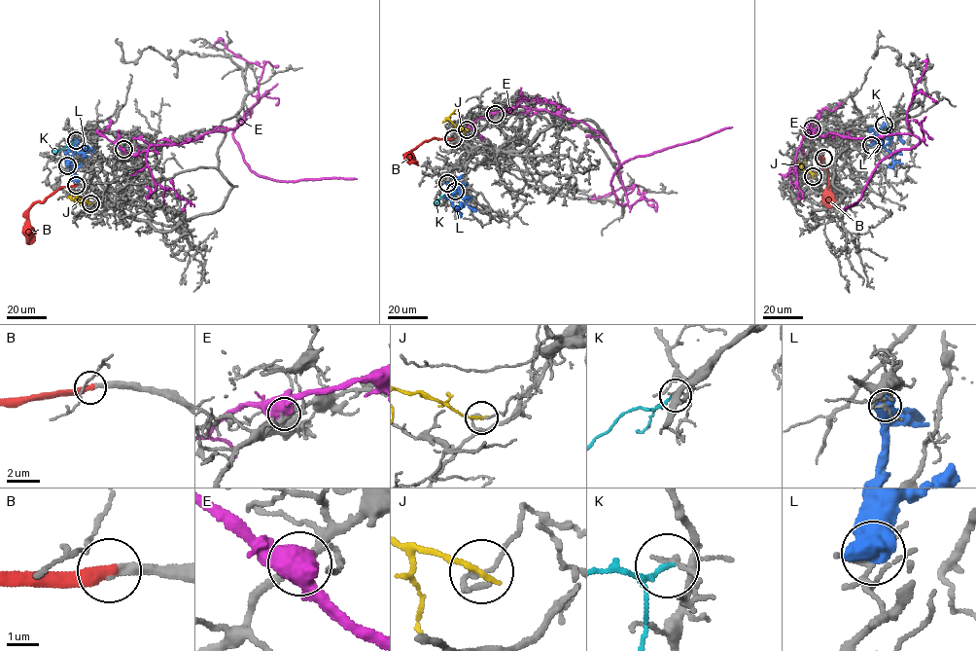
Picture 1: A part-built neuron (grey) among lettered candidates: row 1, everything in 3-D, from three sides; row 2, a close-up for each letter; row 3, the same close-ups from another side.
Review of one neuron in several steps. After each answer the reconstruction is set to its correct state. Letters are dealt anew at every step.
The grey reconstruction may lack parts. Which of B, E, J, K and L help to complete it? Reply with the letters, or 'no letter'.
B

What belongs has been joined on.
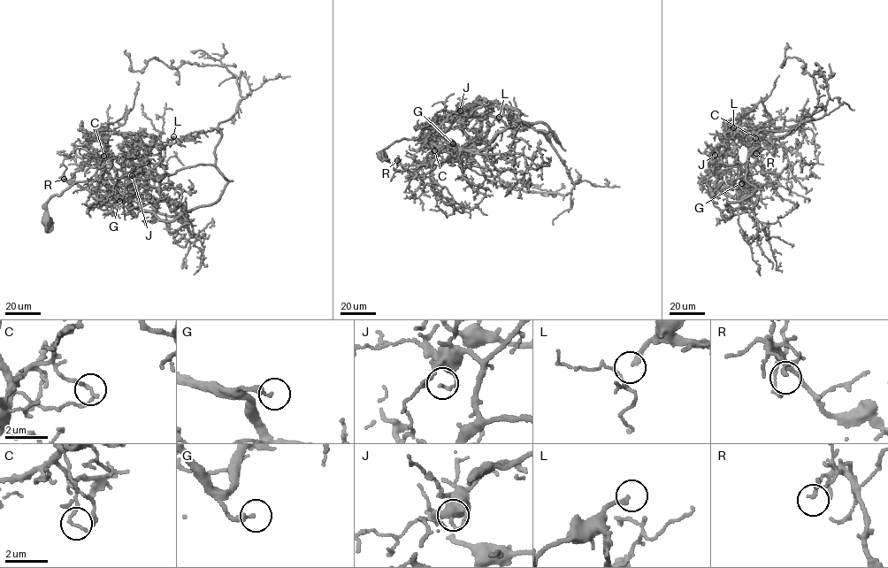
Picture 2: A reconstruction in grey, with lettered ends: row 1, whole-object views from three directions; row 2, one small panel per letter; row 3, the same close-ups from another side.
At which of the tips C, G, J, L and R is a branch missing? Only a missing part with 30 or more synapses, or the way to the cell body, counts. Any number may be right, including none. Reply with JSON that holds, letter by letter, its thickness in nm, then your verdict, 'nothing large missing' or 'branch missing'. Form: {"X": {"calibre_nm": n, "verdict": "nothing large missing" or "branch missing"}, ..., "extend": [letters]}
{"C": {"calibre_nm": 120, "verdict": "nothing large missing"}, "G": {"calibre_nm": 240, "verdict": "nothing large missing"}, "J": {"calibre_nm": 110, "verdict": "nothing large missing"}, "L": {"calibre_nm": 140, "verdict": "branch missing"}, "R": {"calibre_nm": 130, "verdict": "nothing large missing"}, "extend": ["L"]}

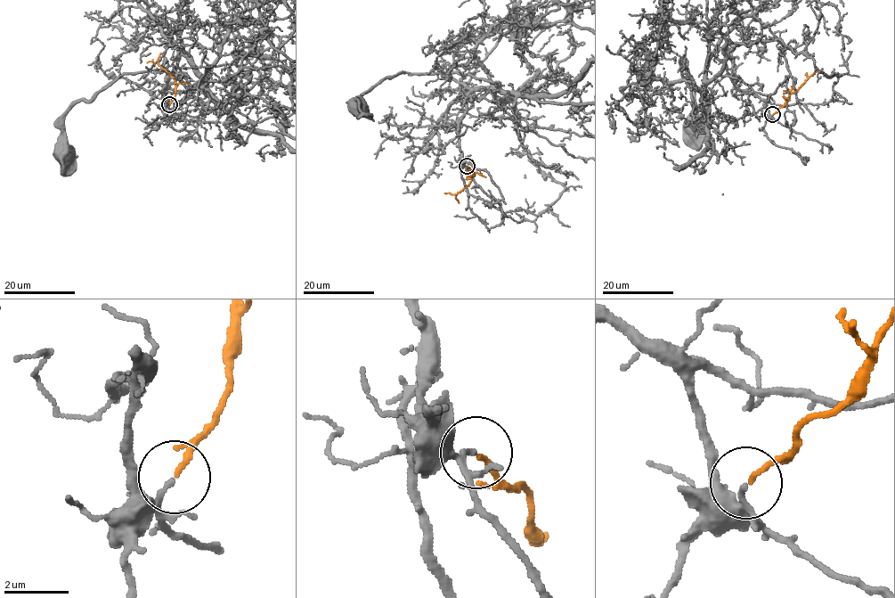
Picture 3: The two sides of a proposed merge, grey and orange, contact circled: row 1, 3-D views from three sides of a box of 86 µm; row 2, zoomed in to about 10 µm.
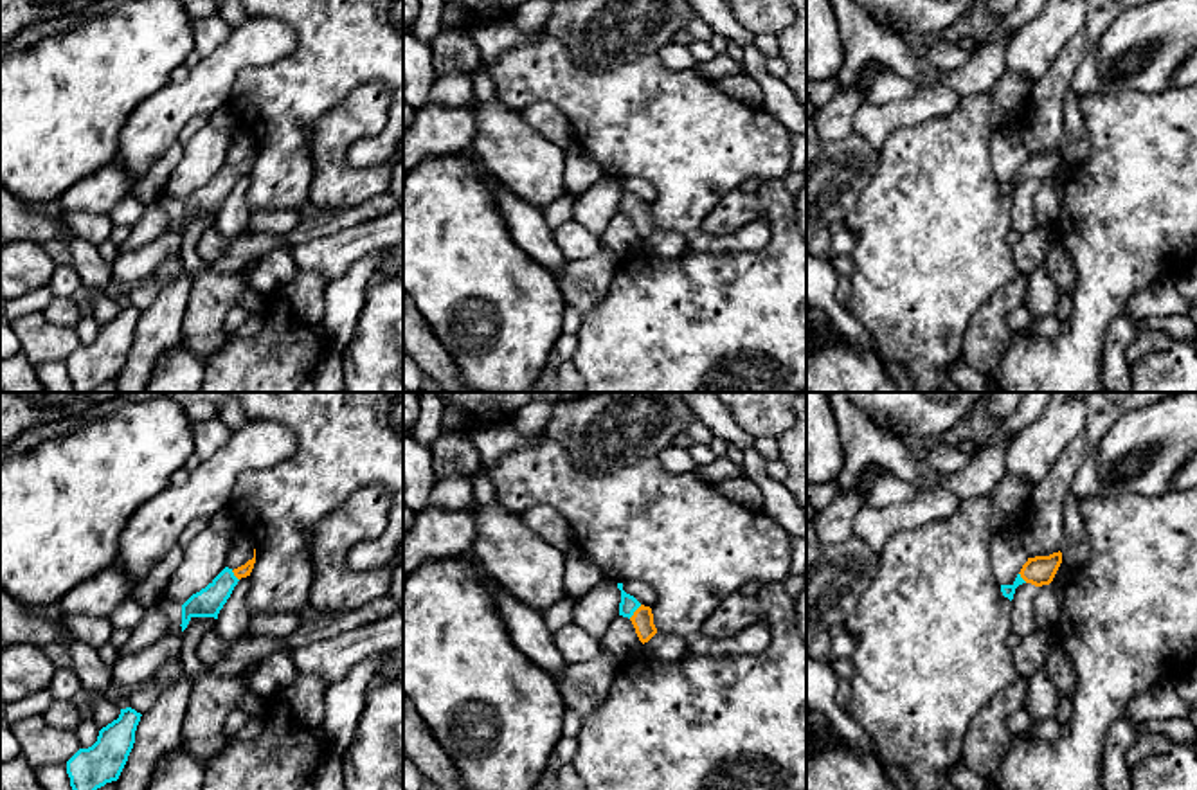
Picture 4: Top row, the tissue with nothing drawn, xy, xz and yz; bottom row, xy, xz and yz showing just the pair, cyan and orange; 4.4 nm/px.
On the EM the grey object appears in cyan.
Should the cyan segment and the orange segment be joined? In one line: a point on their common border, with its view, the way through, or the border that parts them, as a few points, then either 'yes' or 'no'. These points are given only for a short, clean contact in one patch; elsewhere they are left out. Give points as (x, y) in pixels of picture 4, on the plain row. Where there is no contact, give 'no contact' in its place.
xz (634, 207) | across xz (629, 200), (634, 207), (643, 216) | yes

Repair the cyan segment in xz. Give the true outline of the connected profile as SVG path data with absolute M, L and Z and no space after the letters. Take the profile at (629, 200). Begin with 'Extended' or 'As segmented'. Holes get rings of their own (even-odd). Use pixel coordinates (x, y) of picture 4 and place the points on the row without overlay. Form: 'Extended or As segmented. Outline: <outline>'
Extended. Outline: M617 180L617 185L621 187L619 212L632 218L643 241L648 239L657 230L652 205L641 202L634 193L626 191L623 187L623 180Z

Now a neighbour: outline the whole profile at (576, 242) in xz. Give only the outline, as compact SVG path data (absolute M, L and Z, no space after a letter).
M569 220L553 230L553 238L567 261L583 261L603 248L601 236Z

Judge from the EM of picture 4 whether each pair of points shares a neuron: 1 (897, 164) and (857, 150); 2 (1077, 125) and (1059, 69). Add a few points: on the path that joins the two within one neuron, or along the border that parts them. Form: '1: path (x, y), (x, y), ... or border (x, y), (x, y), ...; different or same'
1: border (879, 152), (879, 166), (859, 195); different
2: border (1068, 89), (1062, 134); different

